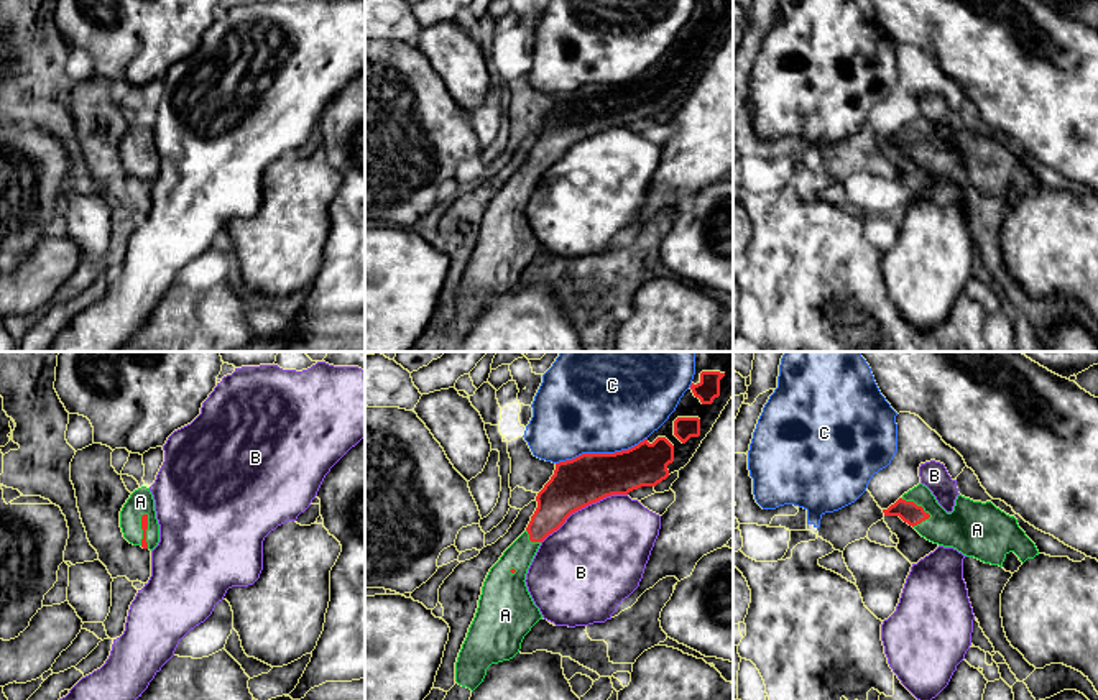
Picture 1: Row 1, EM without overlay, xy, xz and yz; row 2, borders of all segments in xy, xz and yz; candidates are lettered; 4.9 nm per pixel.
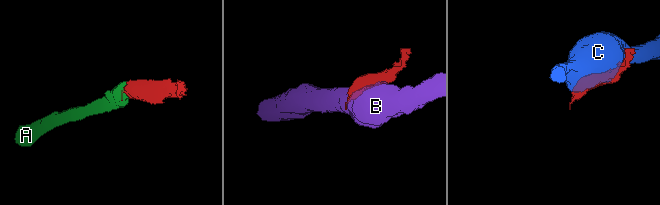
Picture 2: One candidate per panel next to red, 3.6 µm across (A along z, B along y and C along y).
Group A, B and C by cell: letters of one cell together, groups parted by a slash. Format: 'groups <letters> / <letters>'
groups A / B / C

